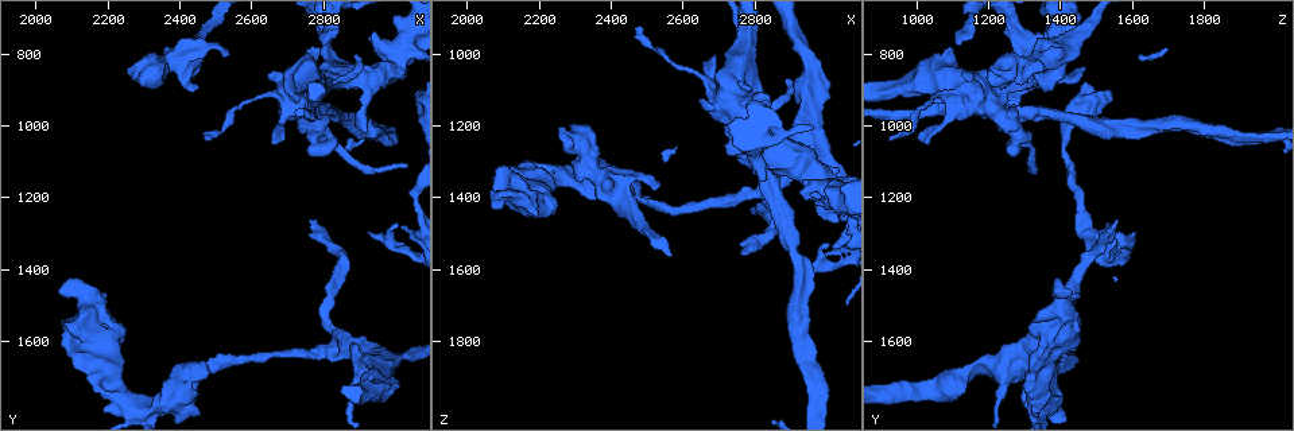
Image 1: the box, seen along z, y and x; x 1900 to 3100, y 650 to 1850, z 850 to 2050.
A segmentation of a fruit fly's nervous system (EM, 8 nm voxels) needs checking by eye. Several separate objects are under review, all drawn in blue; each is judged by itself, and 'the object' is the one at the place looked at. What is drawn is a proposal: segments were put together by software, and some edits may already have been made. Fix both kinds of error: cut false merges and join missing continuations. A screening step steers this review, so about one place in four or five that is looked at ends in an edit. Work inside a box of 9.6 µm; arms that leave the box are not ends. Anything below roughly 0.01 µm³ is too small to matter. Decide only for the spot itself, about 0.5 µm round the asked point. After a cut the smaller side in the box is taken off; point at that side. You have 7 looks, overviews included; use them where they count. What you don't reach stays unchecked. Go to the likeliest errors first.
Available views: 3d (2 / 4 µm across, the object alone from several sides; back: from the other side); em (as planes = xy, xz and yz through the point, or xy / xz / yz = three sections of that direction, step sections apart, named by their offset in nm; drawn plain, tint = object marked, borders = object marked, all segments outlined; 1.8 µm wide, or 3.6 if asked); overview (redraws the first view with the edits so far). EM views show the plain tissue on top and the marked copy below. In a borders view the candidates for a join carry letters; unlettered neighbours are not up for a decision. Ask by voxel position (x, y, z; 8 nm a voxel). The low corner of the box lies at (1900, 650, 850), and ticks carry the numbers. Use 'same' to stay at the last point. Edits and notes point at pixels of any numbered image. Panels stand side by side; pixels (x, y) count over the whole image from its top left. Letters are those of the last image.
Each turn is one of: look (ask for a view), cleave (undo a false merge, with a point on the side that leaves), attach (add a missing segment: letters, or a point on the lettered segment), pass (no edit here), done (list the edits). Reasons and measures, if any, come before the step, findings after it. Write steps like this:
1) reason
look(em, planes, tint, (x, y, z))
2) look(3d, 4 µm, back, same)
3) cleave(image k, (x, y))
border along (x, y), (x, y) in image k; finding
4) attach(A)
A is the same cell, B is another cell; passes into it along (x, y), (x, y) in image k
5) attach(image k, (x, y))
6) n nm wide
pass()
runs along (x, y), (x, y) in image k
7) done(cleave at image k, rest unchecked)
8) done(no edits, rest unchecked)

sharp bend
look(3d, 4 µm, (2330, 830, 1280))

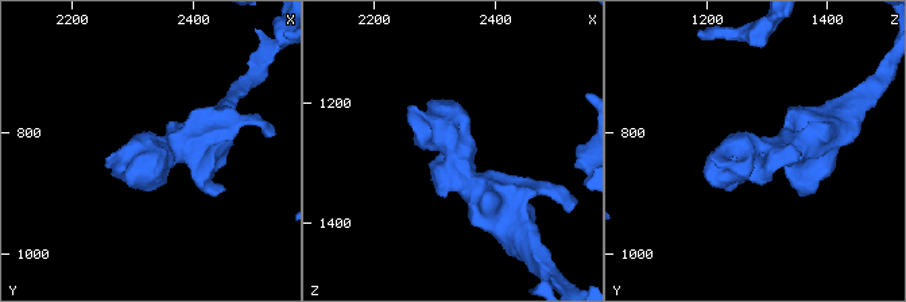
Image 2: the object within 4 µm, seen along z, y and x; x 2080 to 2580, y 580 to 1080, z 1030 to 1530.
look(em, yz, step 4, tint, (2330, 830, 1275))

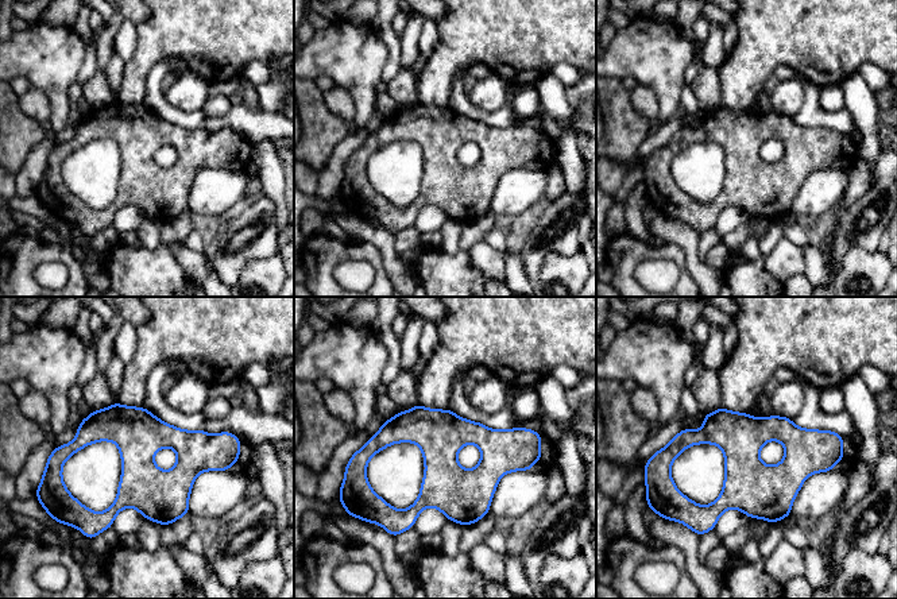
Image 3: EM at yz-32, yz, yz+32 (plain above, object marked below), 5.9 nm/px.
look(em, planes, borders, same)

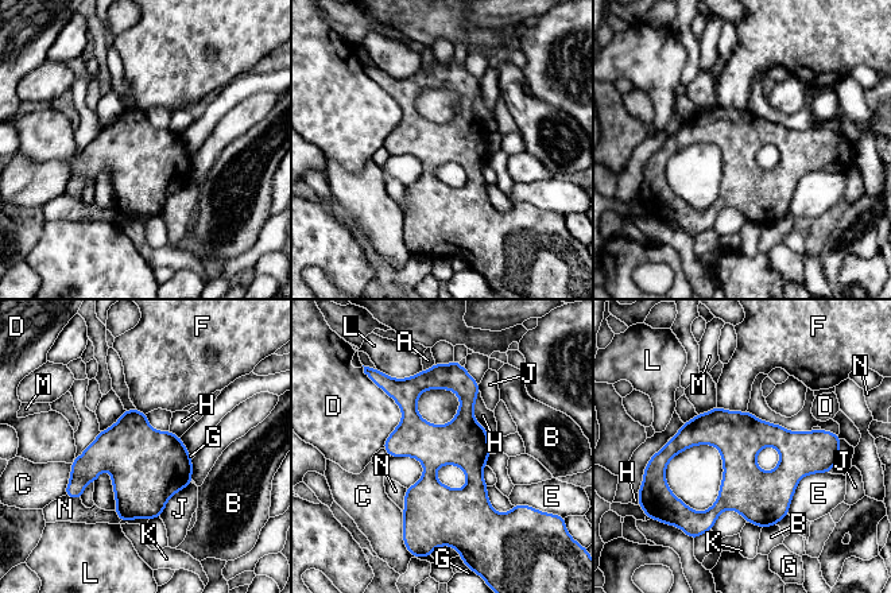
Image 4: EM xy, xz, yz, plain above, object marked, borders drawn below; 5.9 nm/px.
D touches over 380 nm
pass()
A, B, C, D, E, F, G, H, J, K, L, M and N are other cells; runs along (436, 369), (465, 395), (473, 468), (449, 531) in image 4; continuous, no second cell

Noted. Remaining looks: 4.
branch stops here
look(3d, 4 µm, (3010, 1360, 1560))

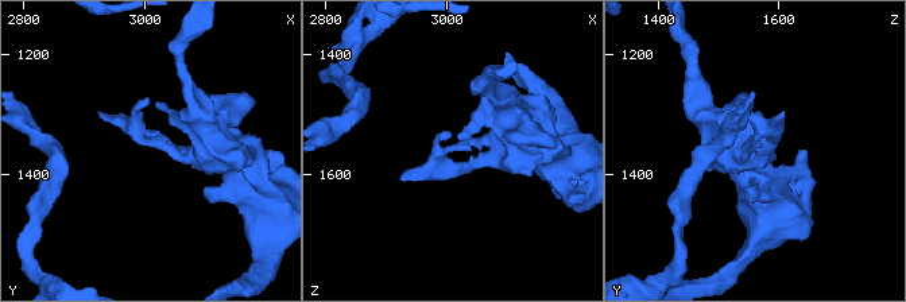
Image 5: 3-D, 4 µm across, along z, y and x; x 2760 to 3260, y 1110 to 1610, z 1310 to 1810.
look(em, planes, borders, (3005, 1345, 1555))

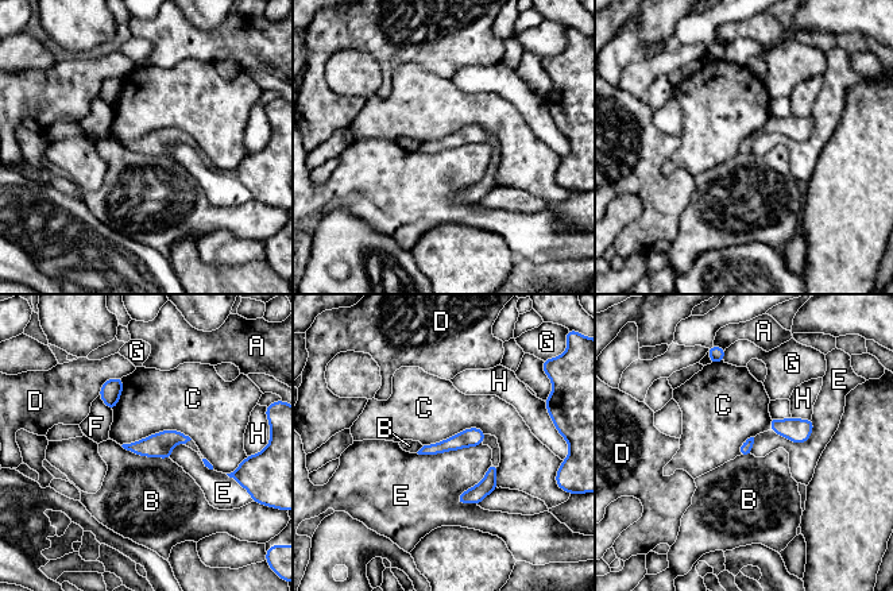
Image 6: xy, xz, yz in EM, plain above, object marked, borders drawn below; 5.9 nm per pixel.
pass()
A, B, C, D, E, F, G and H are other cells; runs along (480, 435), (424, 451) in image 6; no lettered segment goes on from it

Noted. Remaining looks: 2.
an open end
look(em, xy, step 4, tint, (2060, 1460, 1420))

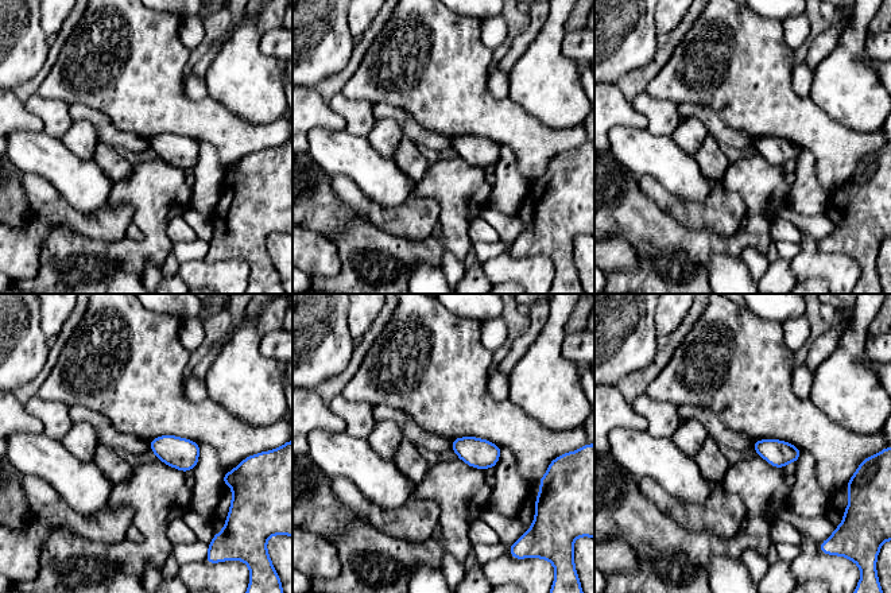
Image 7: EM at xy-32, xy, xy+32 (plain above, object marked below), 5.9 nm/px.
cut it another way
look(em, planes, borders, same)

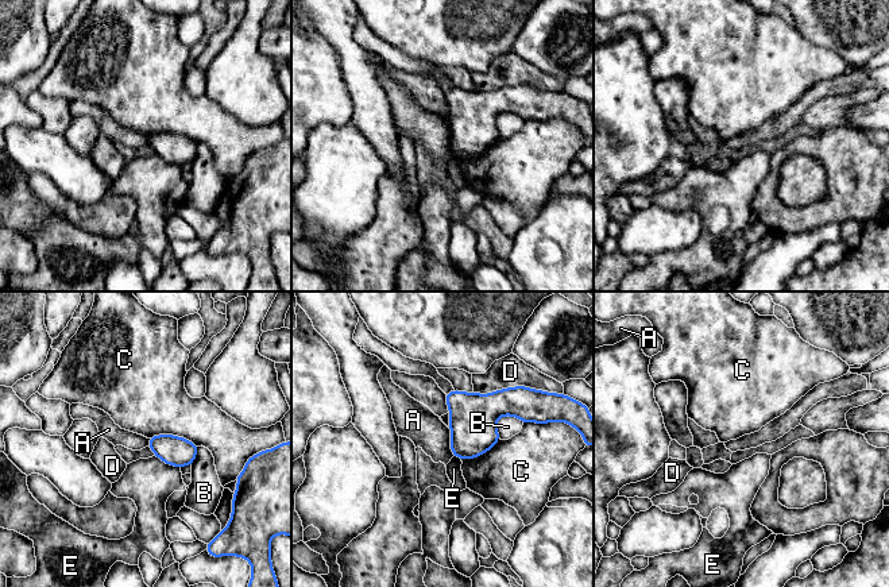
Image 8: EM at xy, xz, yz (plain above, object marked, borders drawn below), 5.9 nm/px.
pass()
A, B, C, D and E are other cells; border along (448, 428), (449, 450), (453, 455) in image 8; none of them fits

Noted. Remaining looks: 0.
done(no edits, rest unchecked)

